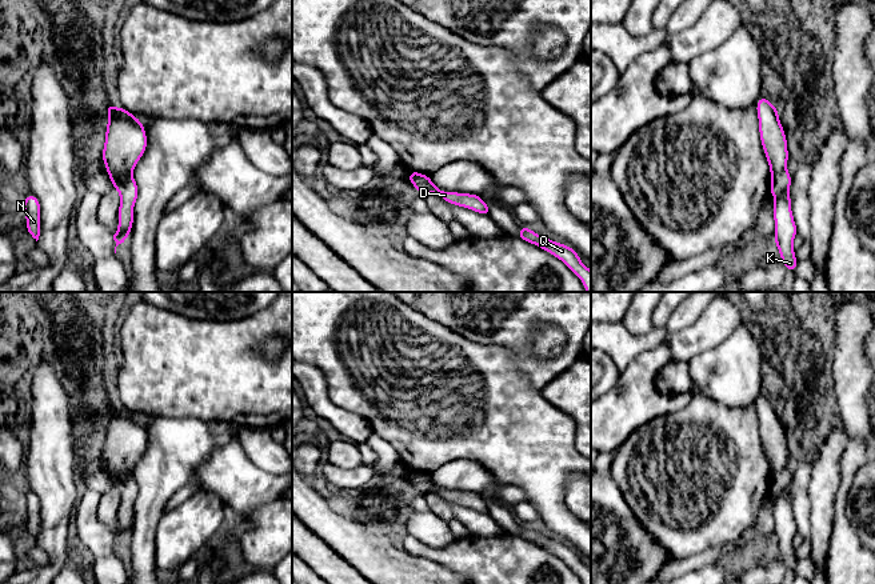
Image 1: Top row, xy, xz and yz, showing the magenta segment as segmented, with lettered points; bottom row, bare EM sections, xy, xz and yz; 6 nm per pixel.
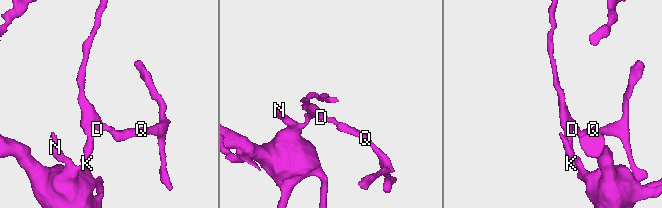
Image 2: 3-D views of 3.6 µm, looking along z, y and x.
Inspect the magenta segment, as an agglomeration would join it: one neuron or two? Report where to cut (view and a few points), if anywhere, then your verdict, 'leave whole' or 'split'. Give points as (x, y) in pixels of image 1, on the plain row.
cut in xy along (131, 471), (110, 474); split

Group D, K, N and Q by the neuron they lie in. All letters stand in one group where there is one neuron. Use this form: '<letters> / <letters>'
D Q / K N

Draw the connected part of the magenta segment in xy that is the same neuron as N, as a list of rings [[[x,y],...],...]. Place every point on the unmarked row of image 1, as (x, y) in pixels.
[[[31,491],[21,501],[20,508],[25,509],[24,515],[27,517],[27,532],[37,540],[41,529],[40,523],[41,505],[39,497]]]

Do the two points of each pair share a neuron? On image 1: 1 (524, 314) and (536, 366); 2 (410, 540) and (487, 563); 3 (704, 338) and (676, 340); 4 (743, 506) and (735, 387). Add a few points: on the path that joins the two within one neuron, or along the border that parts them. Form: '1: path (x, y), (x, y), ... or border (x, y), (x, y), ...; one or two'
1: path (523, 327), (524, 352); one
2: path (428, 552), (442, 556), (468, 556); one
3: path (698, 338), (683, 340); one
4: border (707, 395), (734, 407), (755, 406); two

